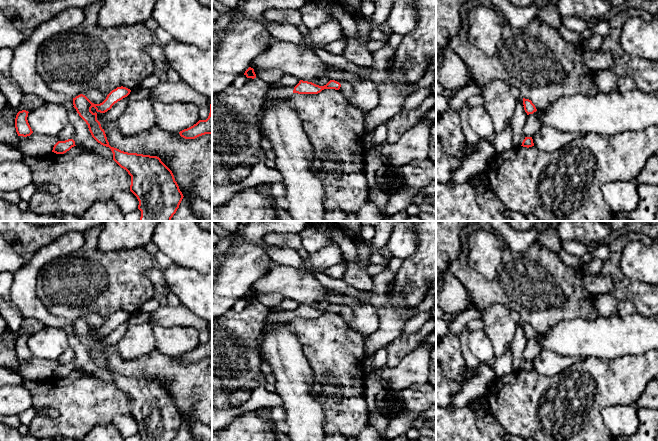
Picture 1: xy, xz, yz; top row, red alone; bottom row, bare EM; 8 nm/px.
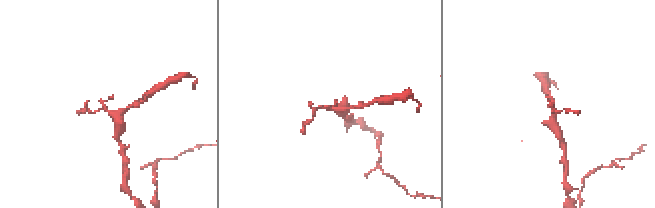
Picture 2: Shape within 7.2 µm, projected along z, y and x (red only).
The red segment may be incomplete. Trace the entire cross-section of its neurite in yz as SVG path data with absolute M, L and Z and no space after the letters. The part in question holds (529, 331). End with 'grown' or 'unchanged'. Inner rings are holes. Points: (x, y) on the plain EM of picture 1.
M523 322L523 331L527 339L533 338L537 335L535 329L532 327L531 324Z; unchanged

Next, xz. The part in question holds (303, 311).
M300 304L299 307L294 311L293 317L298 318L318 318L324 313L335 313L339 314L341 308L335 304L330 304L326 309L319 310L312 306Z; unchanged

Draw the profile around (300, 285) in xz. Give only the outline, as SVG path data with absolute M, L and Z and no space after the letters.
M274 264L266 275L259 278L251 287L254 294L280 293L287 299L294 300L299 304L314 306L323 301L328 295L339 294L324 287L320 281L308 270L298 269L291 266Z

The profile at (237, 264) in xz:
M237 235L219 237L217 244L212 246L212 319L231 310L235 302L244 298L252 285L273 265L267 247L245 241Z

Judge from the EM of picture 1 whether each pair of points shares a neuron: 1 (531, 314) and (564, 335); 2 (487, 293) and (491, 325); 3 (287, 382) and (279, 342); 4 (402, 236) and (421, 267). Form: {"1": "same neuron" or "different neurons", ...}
{"1": "different neurons", "2": "different neurons", "3": "same neuron", "4": "different neurons"}

